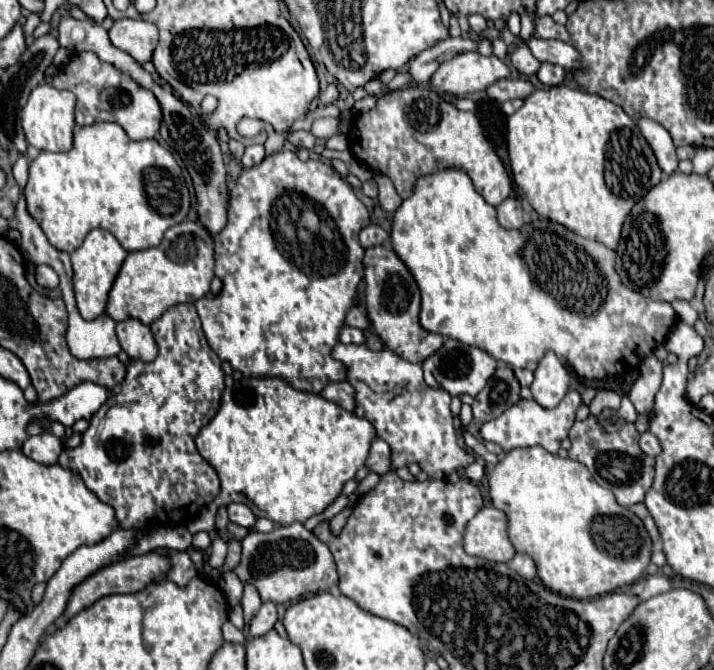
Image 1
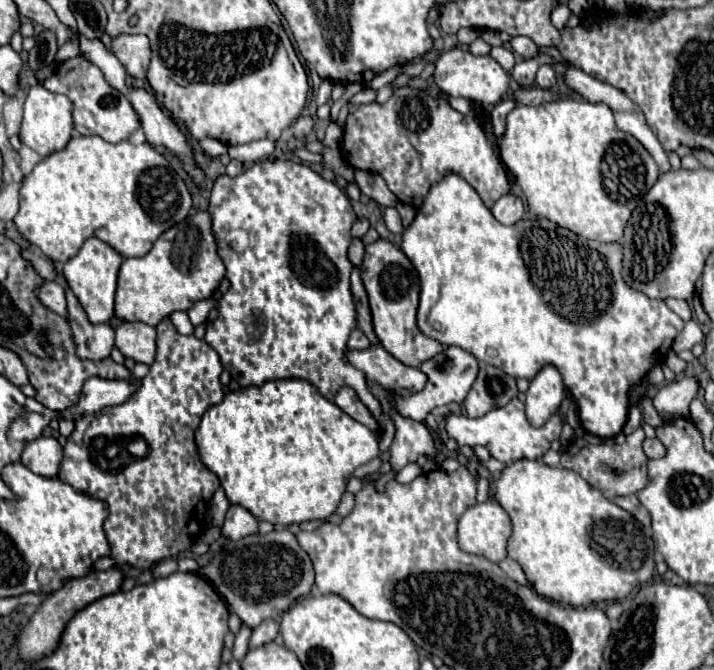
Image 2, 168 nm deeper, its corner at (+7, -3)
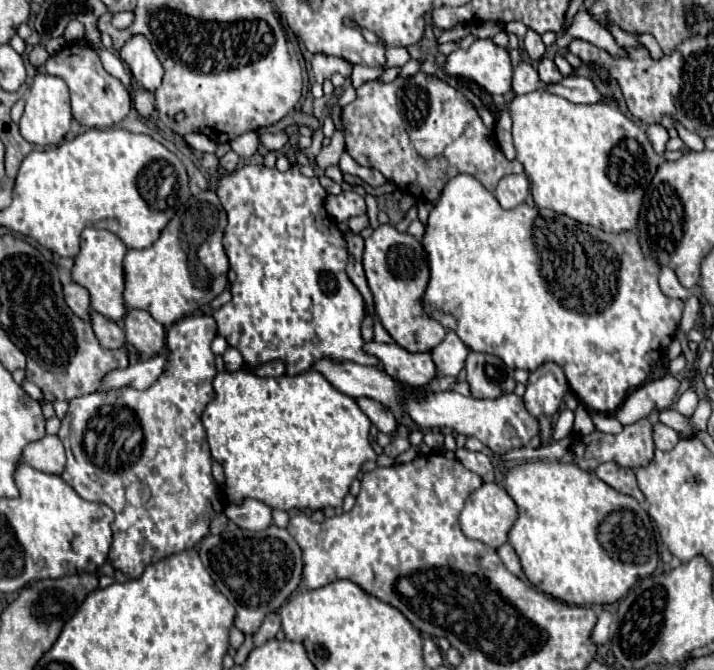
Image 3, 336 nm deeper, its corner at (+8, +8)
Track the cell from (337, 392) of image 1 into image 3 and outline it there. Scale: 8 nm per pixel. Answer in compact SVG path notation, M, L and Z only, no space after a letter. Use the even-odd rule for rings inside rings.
M360 397L356 399L358 407L368 415L368 419L372 421L372 425L382 431L382 433L390 433L396 437L396 419L392 415L392 411L384 405L380 405L378 401L374 399L368 399L368 397Z

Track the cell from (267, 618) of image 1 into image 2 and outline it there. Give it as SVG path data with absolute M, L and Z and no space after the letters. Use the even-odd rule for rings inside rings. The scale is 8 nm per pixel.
M265 620L261 626L253 628L253 636L251 636L251 648L259 648L267 642L273 642L275 636L279 632L279 624L275 620Z

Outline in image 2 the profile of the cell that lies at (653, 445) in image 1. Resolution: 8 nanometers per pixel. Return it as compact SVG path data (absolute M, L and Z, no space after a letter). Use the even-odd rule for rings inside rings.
M653 438L653 440L645 440L643 442L643 450L645 450L645 454L649 456L649 458L663 458L667 452L665 452L665 446L657 440L657 438Z

